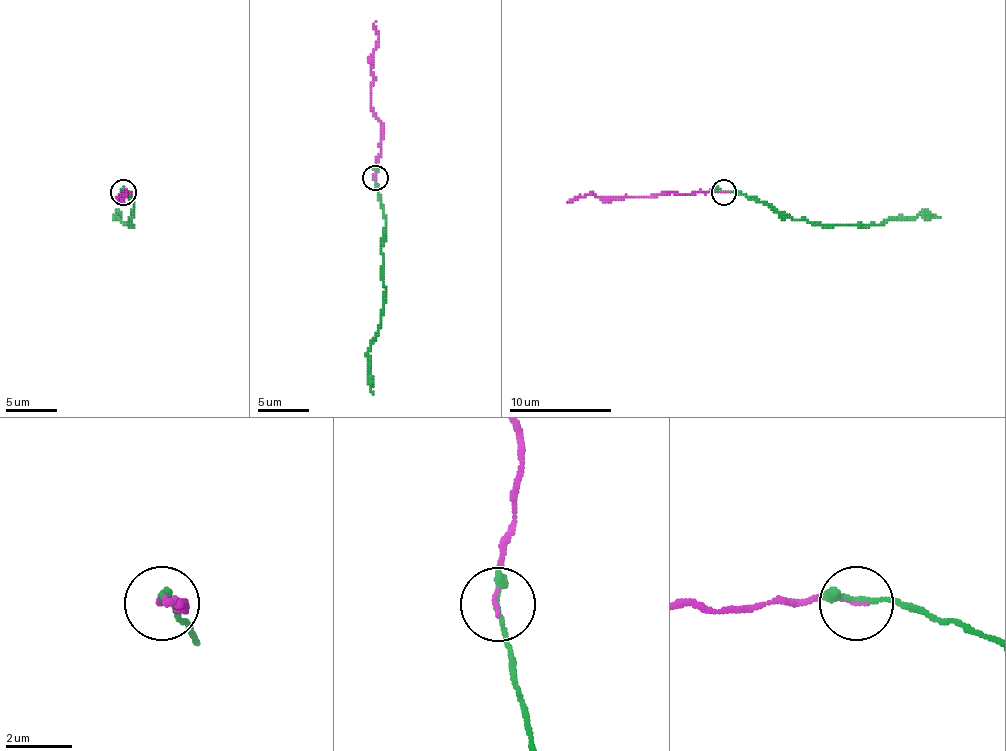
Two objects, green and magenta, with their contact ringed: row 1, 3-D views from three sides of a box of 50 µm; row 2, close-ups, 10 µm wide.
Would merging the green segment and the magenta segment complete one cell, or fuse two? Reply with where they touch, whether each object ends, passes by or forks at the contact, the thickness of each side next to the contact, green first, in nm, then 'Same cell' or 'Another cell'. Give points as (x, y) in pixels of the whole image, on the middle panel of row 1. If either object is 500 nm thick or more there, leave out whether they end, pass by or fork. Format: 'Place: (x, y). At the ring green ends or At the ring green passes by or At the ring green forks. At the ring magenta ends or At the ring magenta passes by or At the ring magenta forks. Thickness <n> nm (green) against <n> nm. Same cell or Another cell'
Place: (375, 177). At the ring green ends. At the ring magenta ends. Thickness 280 nm (green) against 60 nm. Same cell

